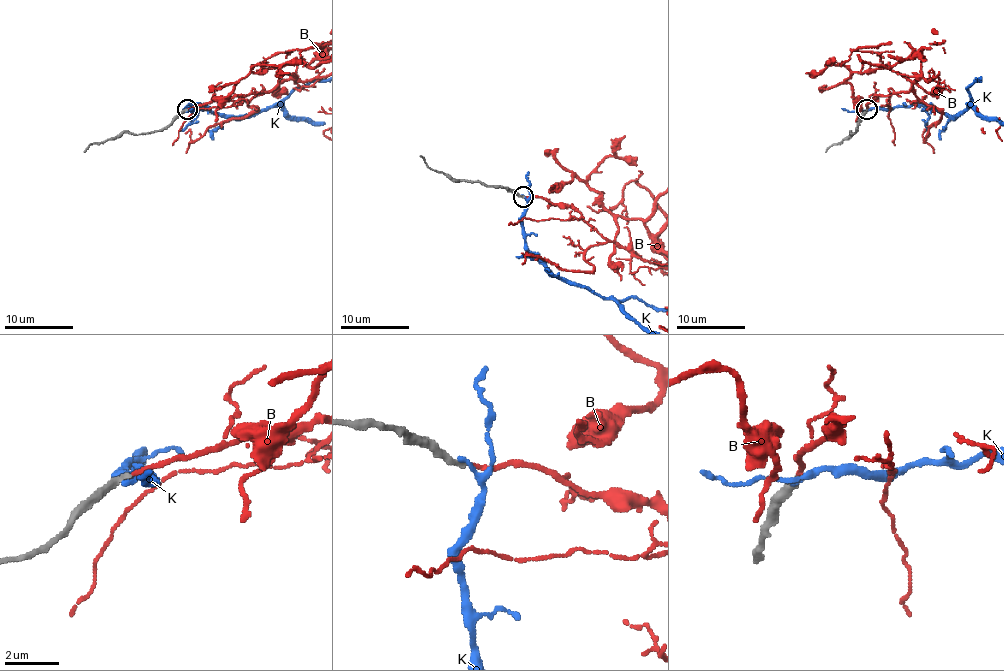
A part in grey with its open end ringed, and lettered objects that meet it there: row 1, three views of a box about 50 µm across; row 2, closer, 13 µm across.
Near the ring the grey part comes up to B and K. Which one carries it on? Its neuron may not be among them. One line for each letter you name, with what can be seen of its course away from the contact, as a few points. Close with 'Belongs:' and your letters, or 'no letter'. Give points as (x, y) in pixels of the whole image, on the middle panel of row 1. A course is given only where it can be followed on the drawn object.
Belongs: B

